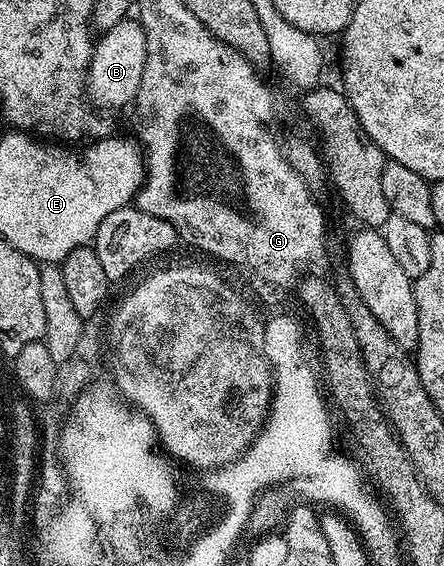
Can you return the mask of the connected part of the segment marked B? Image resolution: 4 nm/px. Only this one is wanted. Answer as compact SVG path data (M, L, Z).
M127 16L120 24L112 24L112 28L101 31L94 43L92 60L86 73L89 101L106 112L110 112L113 106L129 107L138 94L140 80L144 76L145 59L146 37L141 22Z

